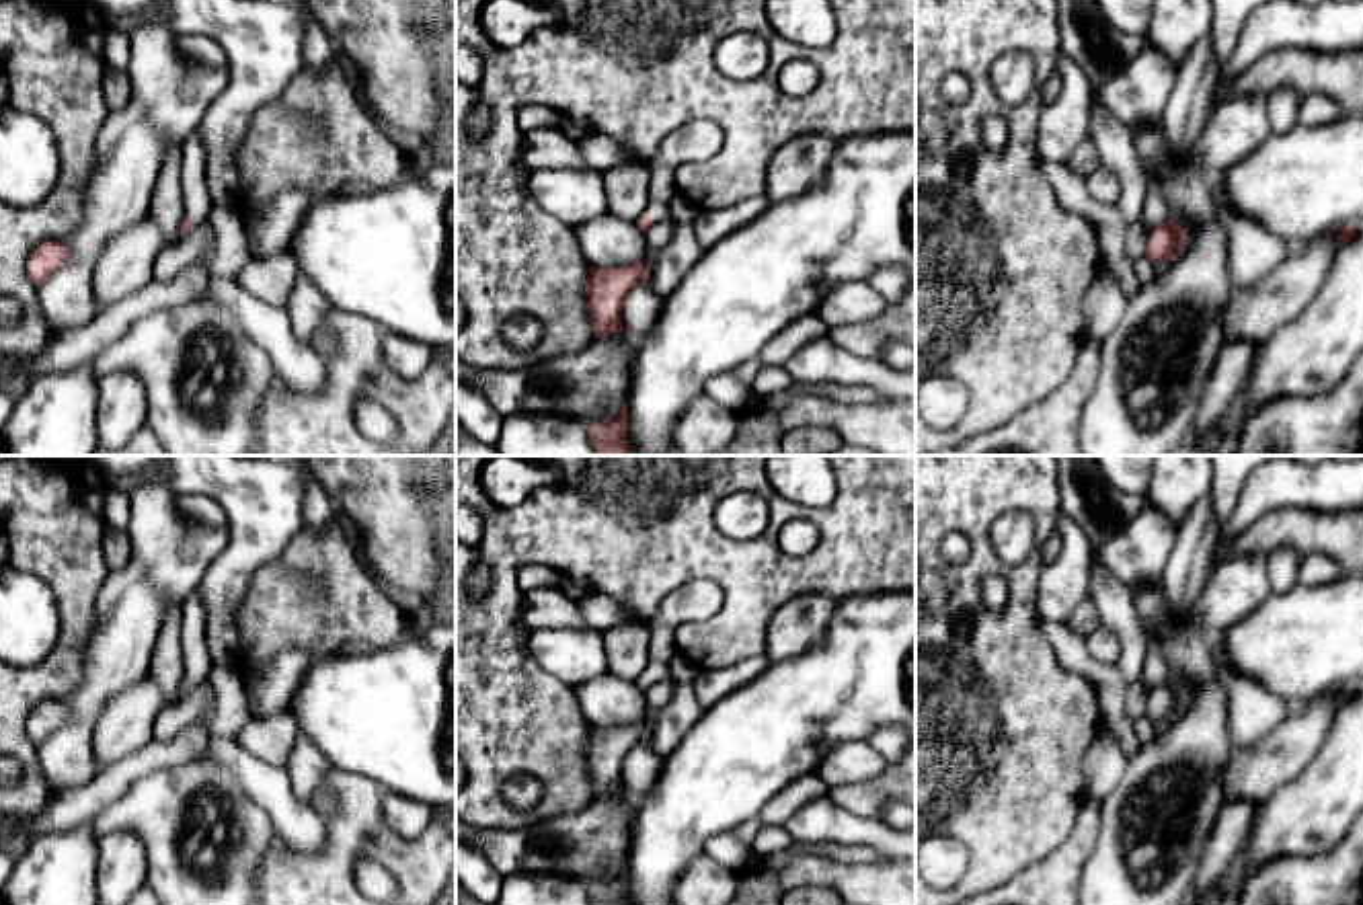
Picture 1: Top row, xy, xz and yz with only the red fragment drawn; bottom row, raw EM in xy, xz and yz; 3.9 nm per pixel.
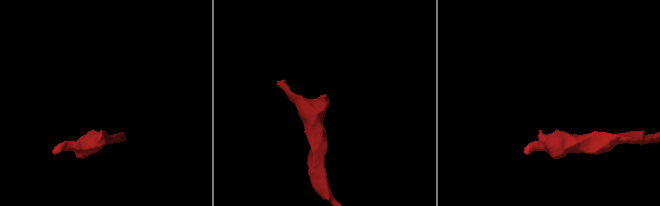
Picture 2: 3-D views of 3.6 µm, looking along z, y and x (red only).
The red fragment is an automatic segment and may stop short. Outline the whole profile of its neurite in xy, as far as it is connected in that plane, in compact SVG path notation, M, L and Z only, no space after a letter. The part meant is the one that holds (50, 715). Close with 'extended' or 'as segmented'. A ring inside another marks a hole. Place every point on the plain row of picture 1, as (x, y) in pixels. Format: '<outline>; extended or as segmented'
M45 700L29 714L25 724L27 737L39 745L60 729L66 718L68 710L60 700Z; as segmented

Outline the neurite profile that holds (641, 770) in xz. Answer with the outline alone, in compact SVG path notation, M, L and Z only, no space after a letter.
M647 741L628 753L622 765L622 782L634 804L653 790L661 770L663 759L649 747Z

